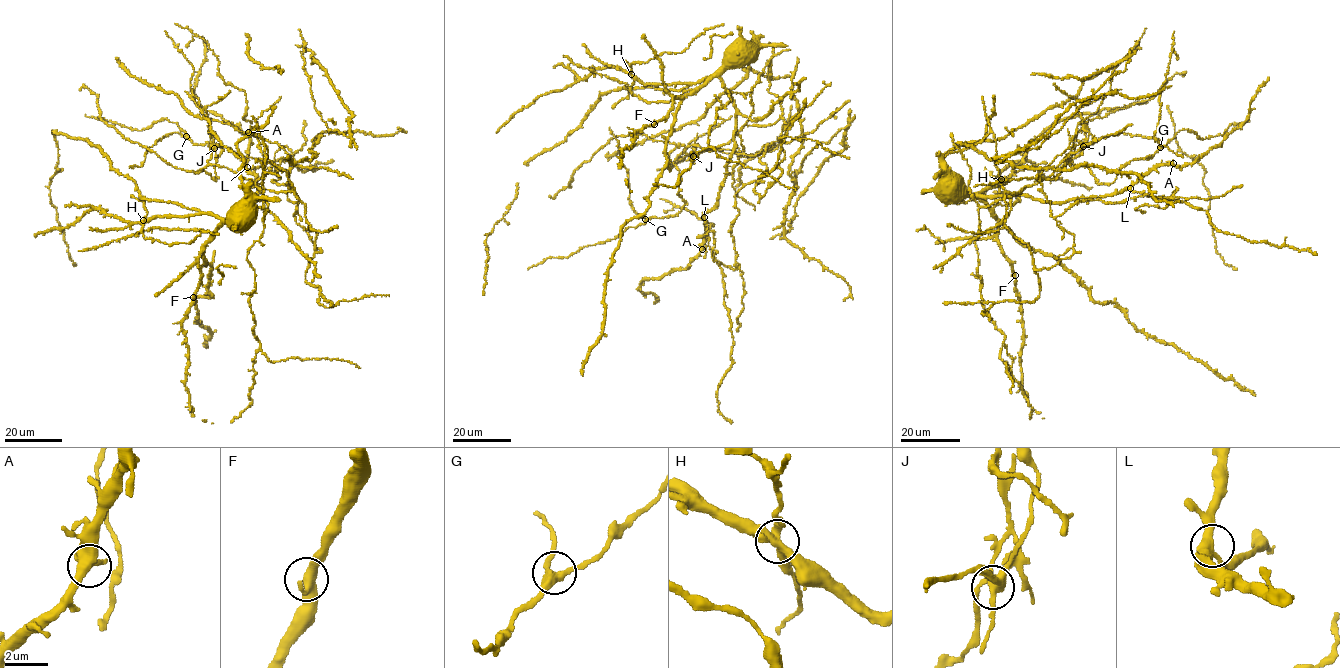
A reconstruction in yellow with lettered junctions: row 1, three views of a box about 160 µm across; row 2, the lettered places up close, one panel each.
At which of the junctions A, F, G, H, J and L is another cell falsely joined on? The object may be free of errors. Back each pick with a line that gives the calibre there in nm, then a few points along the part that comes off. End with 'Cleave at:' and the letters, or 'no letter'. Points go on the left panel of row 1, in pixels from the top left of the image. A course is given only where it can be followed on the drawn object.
J: 400 nm | (214, 148), (209, 121), (202, 112), (226, 95), (218, 98)
Cleave at: J

